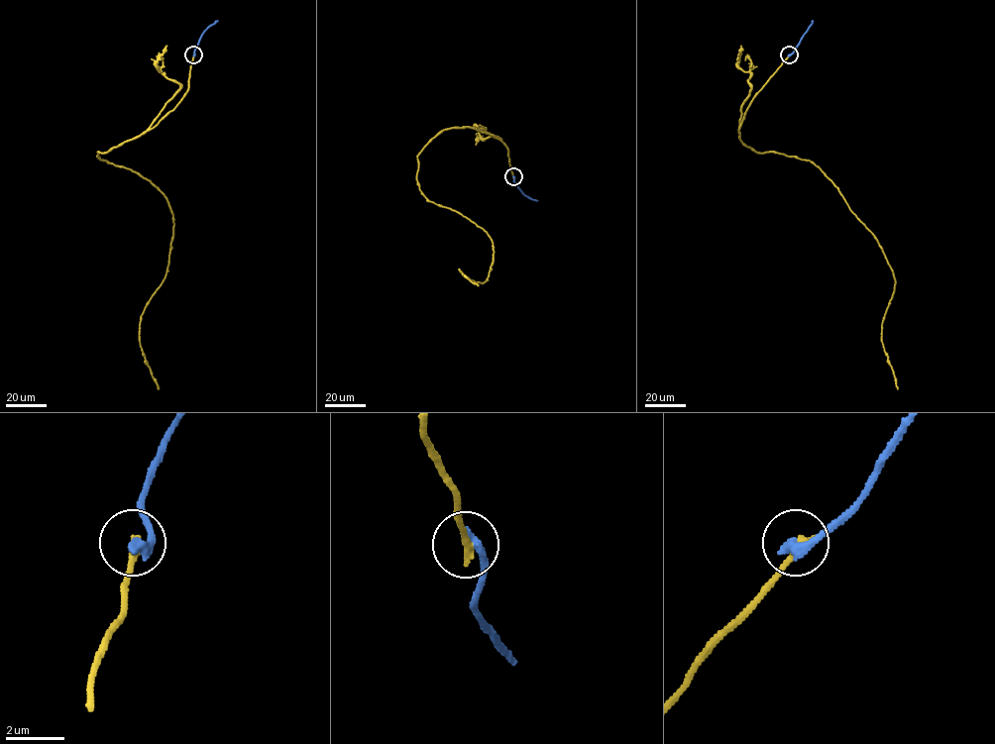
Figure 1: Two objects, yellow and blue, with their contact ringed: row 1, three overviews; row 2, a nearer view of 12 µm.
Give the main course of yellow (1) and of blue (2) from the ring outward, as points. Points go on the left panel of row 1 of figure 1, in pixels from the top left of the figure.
1: (193, 54), (188, 91), (174, 108), (97, 156), (149, 180), (172, 215), (167, 270), (139, 326), (159, 389)
2: (193, 54), (202, 33), (217, 21)

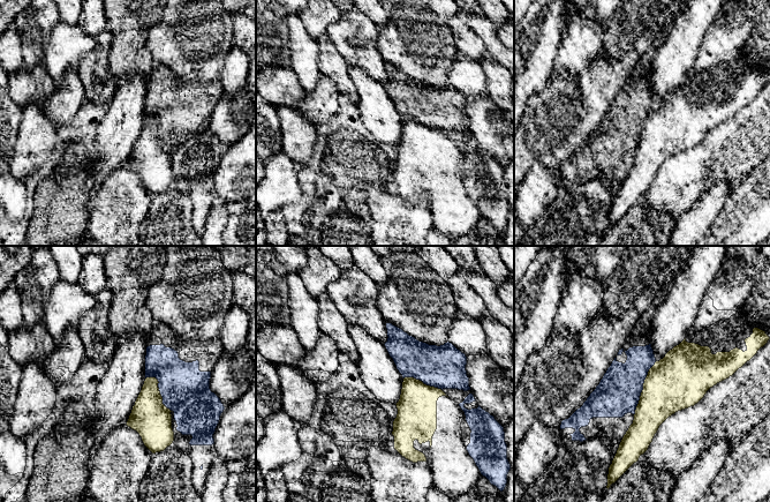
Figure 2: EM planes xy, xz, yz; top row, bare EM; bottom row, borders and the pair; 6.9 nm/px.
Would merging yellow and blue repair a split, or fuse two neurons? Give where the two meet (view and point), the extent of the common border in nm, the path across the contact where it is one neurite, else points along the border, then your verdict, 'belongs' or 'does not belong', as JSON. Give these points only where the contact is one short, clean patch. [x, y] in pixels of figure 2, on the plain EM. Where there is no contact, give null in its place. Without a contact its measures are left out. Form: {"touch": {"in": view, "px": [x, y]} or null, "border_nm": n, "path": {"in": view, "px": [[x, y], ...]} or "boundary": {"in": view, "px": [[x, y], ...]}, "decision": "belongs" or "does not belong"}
{"touch": {"in": "yz", "px": [643, 129]}, "border_nm": 400, "decision": "does not belong"}

